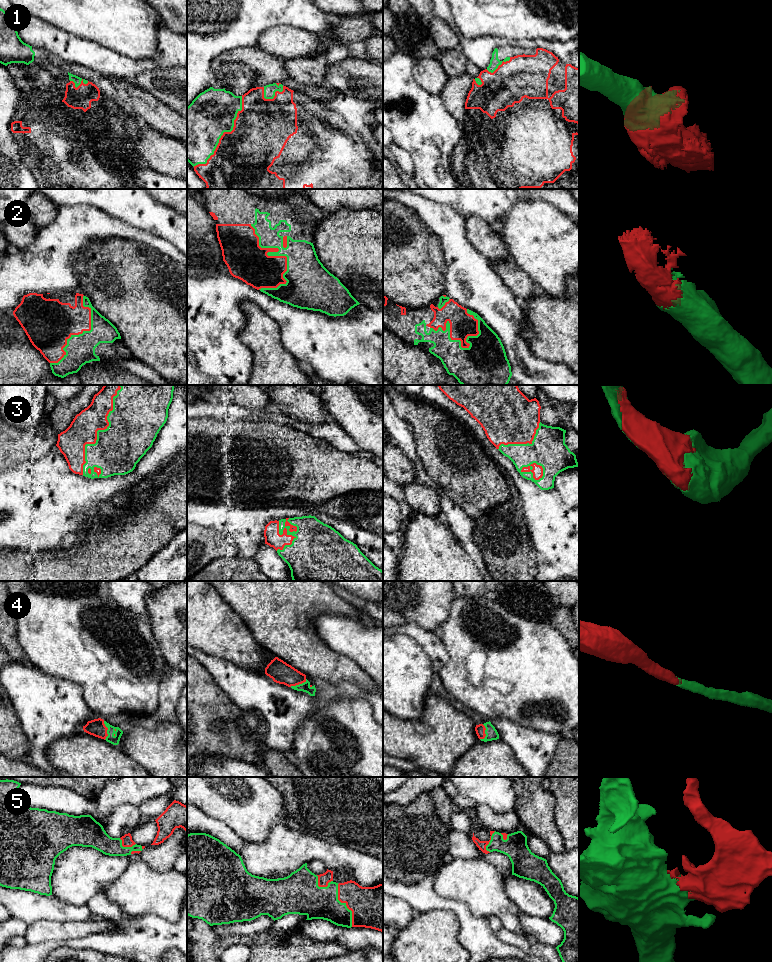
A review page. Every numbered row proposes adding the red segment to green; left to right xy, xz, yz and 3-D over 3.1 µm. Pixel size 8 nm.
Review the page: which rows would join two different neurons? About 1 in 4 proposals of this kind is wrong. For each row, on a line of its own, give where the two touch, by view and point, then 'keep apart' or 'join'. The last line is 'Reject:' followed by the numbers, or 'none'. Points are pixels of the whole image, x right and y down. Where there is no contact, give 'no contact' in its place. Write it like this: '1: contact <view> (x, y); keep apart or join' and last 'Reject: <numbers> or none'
1: contact xz (223, 132); join
2: contact xz (269, 252); join
3: contact xy (97, 431); join
4: contact xy (107, 730); join
5: contact xz (345, 904); join
Reject: none

